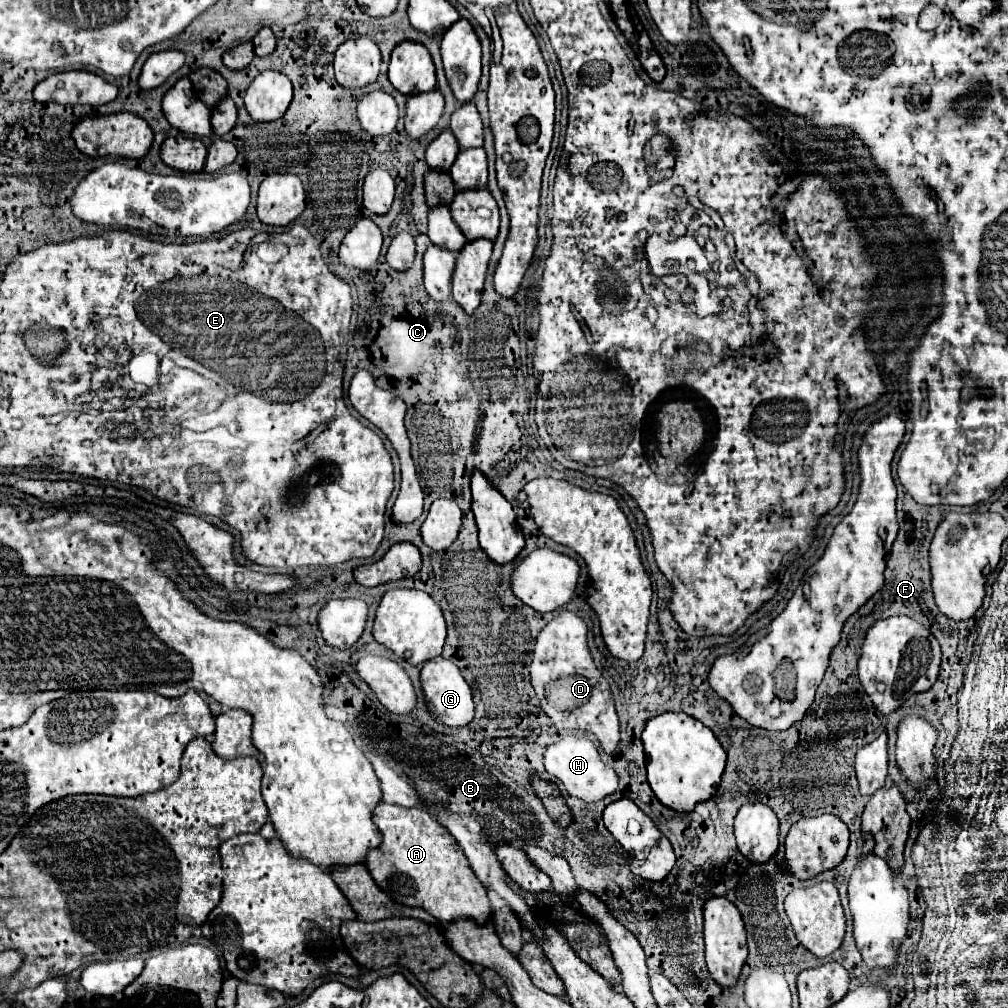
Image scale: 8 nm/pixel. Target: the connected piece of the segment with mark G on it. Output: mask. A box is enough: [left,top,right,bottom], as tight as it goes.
[421,656,473,726]

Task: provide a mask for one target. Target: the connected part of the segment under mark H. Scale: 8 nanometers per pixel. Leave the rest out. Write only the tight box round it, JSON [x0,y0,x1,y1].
[543,736,617,802]

